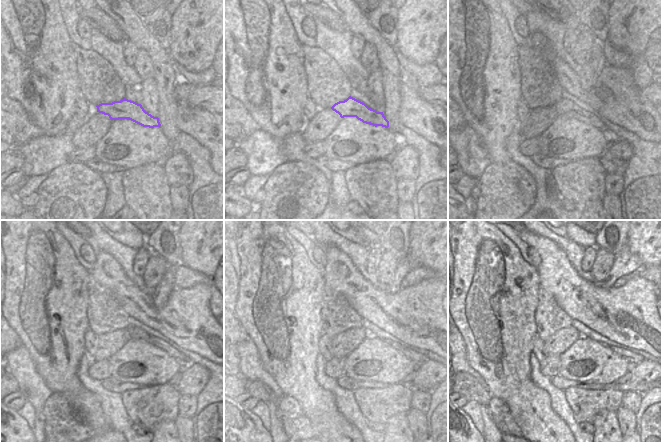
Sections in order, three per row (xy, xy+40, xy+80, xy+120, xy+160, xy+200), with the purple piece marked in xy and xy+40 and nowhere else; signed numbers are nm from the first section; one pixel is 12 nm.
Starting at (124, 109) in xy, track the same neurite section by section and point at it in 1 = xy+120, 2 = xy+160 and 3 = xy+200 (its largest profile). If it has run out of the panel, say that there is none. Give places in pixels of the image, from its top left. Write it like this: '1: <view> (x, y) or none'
1: xy+120 (152, 345)
2: xy+160 (402, 356)
3: xy+200 (631, 357)

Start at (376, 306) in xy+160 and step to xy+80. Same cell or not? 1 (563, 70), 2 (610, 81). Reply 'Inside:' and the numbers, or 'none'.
Inside: 1, 2

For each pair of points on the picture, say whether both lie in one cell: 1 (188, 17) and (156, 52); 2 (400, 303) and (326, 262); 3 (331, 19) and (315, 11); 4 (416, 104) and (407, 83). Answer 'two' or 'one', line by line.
1: two
2: one
3: one
4: one

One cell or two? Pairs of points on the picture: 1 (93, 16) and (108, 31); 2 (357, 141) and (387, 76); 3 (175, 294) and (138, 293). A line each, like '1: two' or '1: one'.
1: one
2: two
3: two

